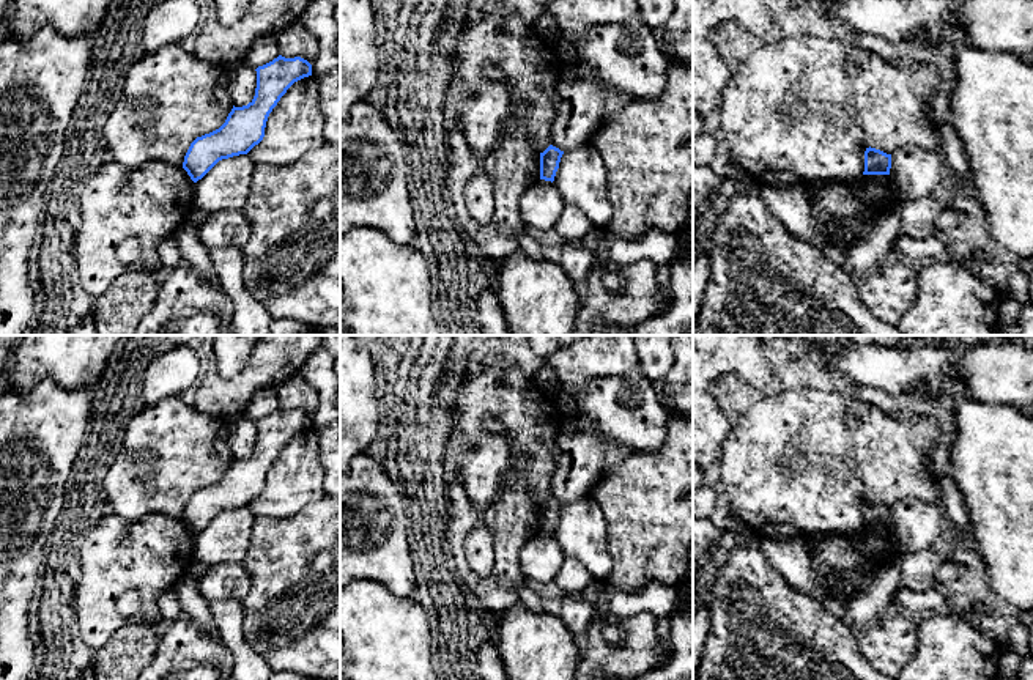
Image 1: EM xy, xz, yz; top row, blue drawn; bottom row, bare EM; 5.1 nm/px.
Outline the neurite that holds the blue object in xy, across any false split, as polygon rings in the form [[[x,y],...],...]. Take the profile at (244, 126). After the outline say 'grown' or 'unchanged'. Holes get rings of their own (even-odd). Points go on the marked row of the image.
[[[279,55],[258,66],[254,99],[243,107],[235,107],[225,123],[202,137],[197,137],[183,162],[191,179],[202,179],[219,161],[247,154],[265,137],[269,113],[287,90],[298,80],[312,76],[312,65],[301,58]]]; unchanged

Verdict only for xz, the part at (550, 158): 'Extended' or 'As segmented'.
As segmented

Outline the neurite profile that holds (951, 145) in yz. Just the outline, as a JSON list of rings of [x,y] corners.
[[[924,102],[923,107],[924,107],[926,118],[929,120],[932,129],[939,134],[942,140],[942,151],[945,153],[946,161],[954,172],[954,178],[961,176],[973,183],[970,167],[968,167],[968,159],[964,153],[964,146],[957,132],[951,124],[951,120],[943,123],[939,121],[931,102]]]

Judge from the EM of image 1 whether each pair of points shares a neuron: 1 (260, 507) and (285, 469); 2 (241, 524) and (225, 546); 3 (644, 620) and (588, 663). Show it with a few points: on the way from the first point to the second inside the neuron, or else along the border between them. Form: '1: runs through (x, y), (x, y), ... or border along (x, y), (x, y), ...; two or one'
1: runs through (270, 498), (285, 479); one
2: runs through (236, 529), (225, 542); one
3: runs through (638, 636), (616, 658), (603, 658); one

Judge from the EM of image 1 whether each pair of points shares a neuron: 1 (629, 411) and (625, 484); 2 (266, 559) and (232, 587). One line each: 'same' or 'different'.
1: different
2: different

